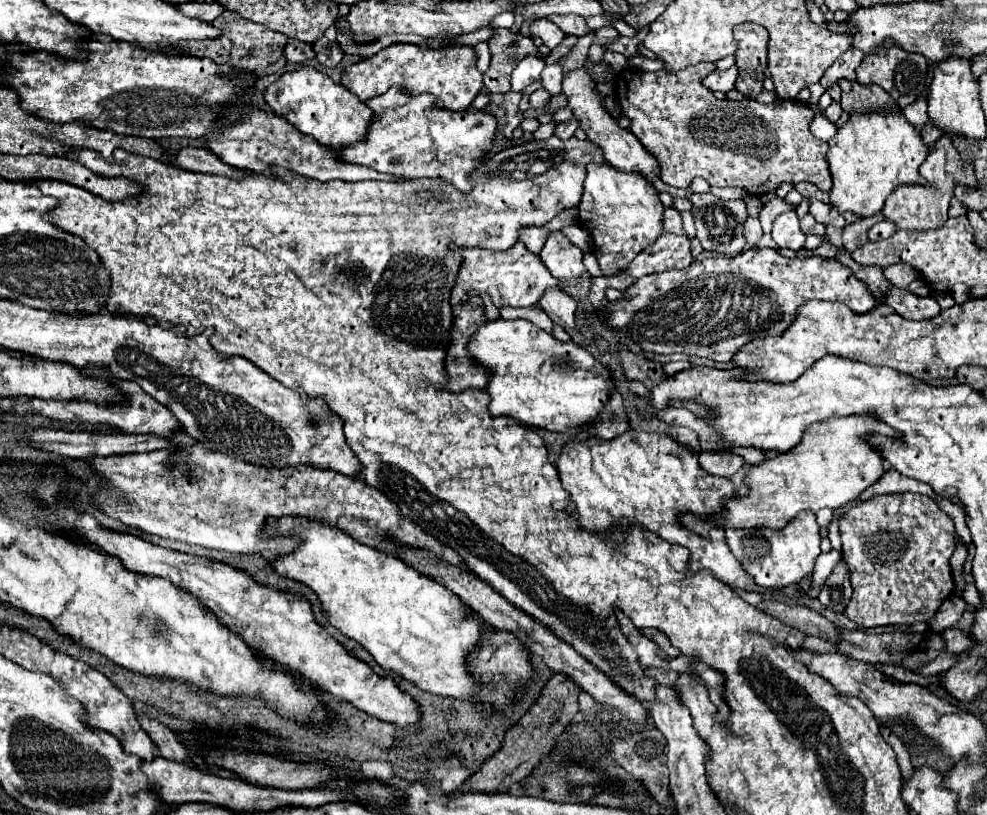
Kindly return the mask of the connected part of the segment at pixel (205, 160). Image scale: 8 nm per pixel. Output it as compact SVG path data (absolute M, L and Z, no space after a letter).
M182 147L176 155L176 165L188 171L200 171L200 173L222 173L222 175L234 175L240 173L240 169L232 169L226 163L222 163L212 151L198 149L198 147Z

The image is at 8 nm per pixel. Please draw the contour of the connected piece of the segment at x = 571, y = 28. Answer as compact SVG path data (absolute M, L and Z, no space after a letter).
M550 15L550 21L554 21L566 35L576 35L582 37L590 33L592 29L586 25L586 19L580 15Z

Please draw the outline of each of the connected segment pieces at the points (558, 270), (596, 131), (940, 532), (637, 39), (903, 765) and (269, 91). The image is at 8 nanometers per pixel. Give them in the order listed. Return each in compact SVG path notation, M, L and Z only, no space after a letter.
M560 231L550 233L540 259L558 281L558 287L576 303L582 303L588 297L592 277L582 265L582 251L572 245Z
M586 69L570 71L564 77L562 93L568 97L568 107L572 109L574 117L580 121L580 129L588 135L588 139L594 145L598 145L602 149L604 159L610 165L614 165L616 169L622 169L622 171L638 171L638 173L646 175L648 181L654 181L654 177L658 175L658 161L654 161L654 157L650 157L650 153L646 153L646 149L642 149L642 143L634 137L634 133L618 127L616 119L606 111L604 97L596 91L596 83L586 73Z
M892 493L892 495L878 495L870 501L858 503L856 507L852 507L848 513L842 515L840 519L840 537L842 537L842 559L846 561L848 569L850 569L850 581L852 581L852 599L848 601L844 615L848 619L852 619L858 627L862 629L870 629L870 627L878 627L878 625L914 625L914 623L922 623L922 621L930 621L936 611L940 609L940 605L952 595L954 591L954 581L952 581L952 571L950 571L950 555L954 553L954 533L952 533L952 519L938 509L938 505L928 497L928 495L918 495L918 493Z
M644 27L634 37L620 35L615 41L607 44L607 50L621 53L629 58L636 54L638 44L644 41L648 31L649 27Z
M882 727L882 735L884 739L888 741L888 745L894 749L896 753L896 759L898 759L898 765L900 765L900 771L902 771L902 777L910 777L912 775L912 763L910 763L910 755L908 755L908 749L902 741L898 741L898 737L892 733L890 727Z
M314 67L284 71L272 85L266 87L264 99L278 117L286 119L300 133L312 135L318 143L330 149L340 149L360 141L366 135L368 123L372 121L372 111L358 101L354 93L334 83L326 73L320 73Z

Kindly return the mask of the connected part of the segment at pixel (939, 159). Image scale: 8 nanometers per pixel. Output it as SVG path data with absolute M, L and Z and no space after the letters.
M942 135L932 147L924 165L920 167L922 177L928 179L928 185L900 185L900 189L896 189L894 195L890 195L882 209L884 219L894 223L896 229L904 231L930 231L942 227L942 223L948 219L948 205L954 197L954 187L960 183L960 177L964 177L964 167L966 163L960 159L950 137Z

